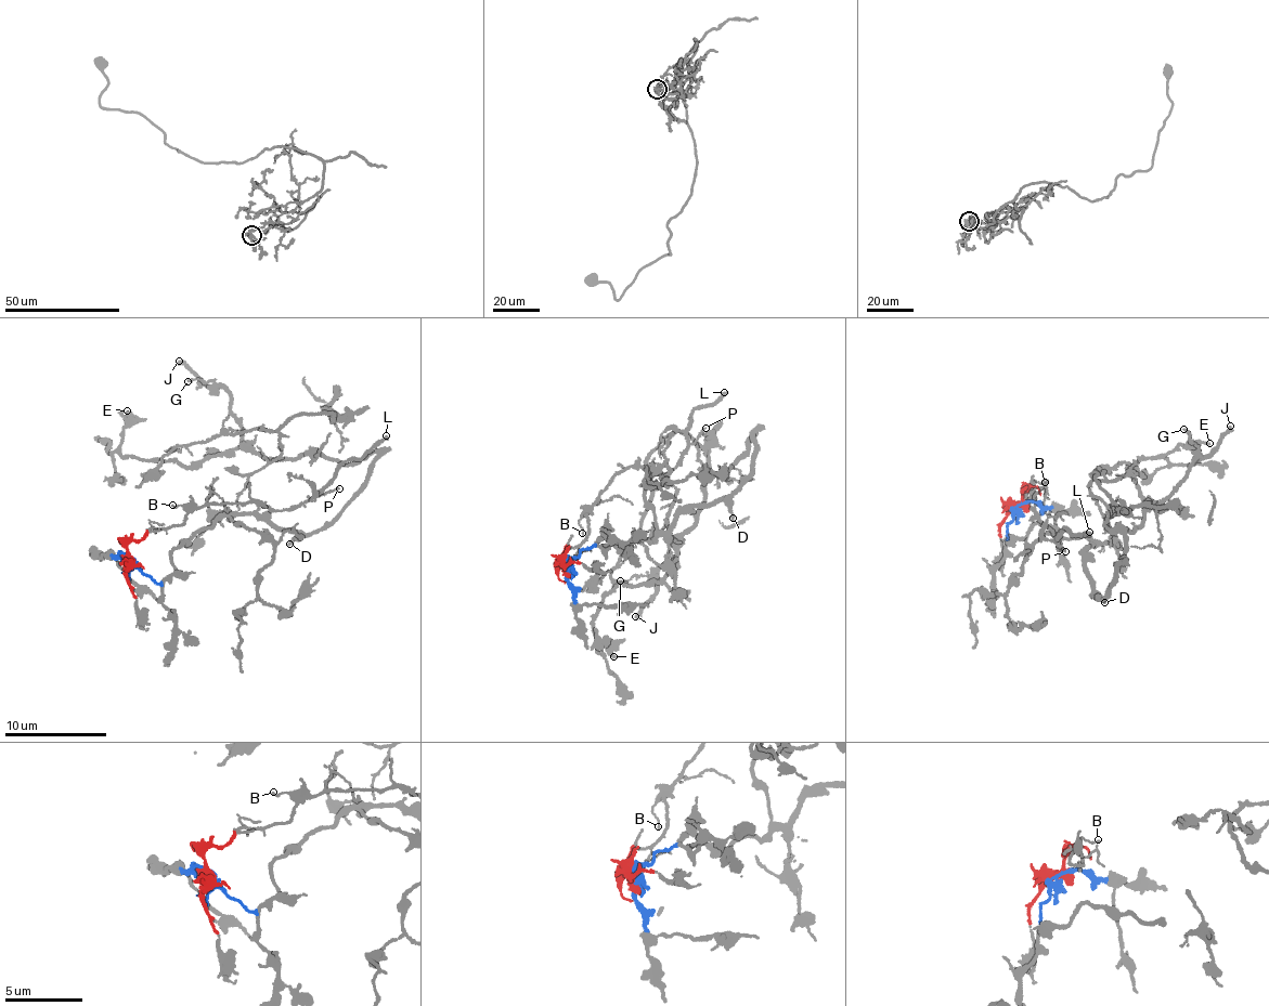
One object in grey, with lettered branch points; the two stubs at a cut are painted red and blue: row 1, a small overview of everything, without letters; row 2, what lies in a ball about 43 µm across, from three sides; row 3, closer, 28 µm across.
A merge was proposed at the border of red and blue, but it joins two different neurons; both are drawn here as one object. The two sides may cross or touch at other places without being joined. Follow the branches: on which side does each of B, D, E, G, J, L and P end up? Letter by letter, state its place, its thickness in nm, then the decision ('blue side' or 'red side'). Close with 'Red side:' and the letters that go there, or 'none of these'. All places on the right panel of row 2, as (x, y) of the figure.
B: at (1045, 482); 120 nm thick; red side
D: at (1104, 602); 220 nm thick; blue side
E: at (1209, 443); 200 nm thick; blue side
G: at (1183, 429); 150 nm thick; blue side
J: at (1230, 426); 320 nm thick; blue side
L: at (1089, 532); 240 nm thick; red side
P: at (1065, 551); 120 nm thick; red side
Red side: B, L, P

